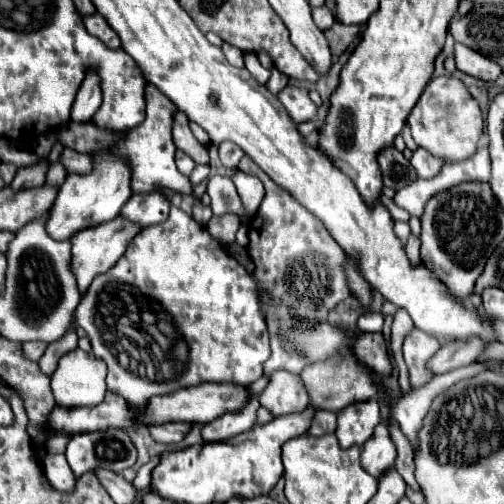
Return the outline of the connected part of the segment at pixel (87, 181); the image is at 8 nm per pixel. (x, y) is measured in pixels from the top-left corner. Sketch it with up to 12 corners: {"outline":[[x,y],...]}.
{"outline":[[94,159],[66,177],[46,231],[56,241],[114,219],[130,195],[128,161]]}

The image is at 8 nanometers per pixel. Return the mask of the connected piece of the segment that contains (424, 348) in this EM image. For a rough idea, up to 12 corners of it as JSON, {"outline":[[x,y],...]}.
{"outline":[[414,329],[404,339],[404,361],[410,385],[422,387],[426,359],[438,351],[438,341]]}

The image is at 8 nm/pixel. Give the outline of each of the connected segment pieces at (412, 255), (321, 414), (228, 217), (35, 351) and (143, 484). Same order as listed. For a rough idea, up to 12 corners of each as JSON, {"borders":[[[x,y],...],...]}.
{"borders":[[[410,235],[406,243],[412,267],[422,263],[420,259],[420,239]],[[316,409],[308,433],[336,431],[336,413]],[[214,215],[206,229],[229,246],[240,227],[237,215]],[[26,343],[26,357],[38,361],[46,343]],[[160,457],[140,467],[132,485],[144,491],[150,485],[150,473],[158,465]]]}

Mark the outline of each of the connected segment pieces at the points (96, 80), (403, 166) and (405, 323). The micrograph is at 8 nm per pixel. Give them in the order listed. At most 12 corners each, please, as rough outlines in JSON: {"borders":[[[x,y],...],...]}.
{"borders":[[[88,69],[72,121],[88,123],[102,103],[100,77]],[[396,147],[378,155],[384,185],[394,191],[418,179]],[[405,309],[393,317],[391,334],[403,338],[414,328]]]}

